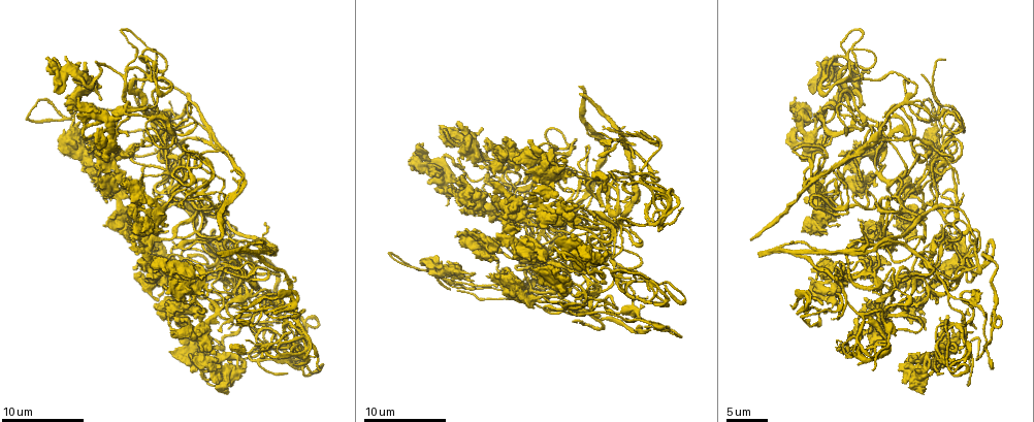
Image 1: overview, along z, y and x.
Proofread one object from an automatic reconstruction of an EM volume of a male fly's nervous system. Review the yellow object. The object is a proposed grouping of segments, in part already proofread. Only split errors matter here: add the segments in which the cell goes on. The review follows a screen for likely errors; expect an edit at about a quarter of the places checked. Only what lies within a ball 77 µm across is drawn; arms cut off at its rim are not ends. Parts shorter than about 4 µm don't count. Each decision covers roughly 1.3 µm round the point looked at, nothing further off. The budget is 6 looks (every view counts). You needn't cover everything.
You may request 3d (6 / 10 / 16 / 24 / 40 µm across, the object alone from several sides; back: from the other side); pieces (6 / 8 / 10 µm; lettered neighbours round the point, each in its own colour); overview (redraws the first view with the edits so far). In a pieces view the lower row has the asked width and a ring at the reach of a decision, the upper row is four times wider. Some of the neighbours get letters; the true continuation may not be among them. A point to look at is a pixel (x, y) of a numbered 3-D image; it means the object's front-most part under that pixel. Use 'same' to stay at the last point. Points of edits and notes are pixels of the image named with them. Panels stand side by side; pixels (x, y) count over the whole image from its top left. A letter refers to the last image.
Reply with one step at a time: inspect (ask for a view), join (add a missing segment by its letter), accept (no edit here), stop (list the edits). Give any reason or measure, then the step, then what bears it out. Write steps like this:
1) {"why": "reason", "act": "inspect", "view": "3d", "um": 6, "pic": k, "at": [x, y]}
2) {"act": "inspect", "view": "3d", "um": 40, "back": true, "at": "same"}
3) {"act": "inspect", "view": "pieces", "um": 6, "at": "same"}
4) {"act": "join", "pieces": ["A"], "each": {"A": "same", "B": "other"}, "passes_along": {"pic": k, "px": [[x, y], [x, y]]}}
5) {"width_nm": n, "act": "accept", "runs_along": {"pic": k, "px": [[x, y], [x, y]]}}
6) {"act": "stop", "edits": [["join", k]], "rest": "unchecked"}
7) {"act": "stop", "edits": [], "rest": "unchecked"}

{"why": "branch stops here", "act": "inspect", "view": "pieces", "um": 6, "pic": 1, "at": [98, 62]}

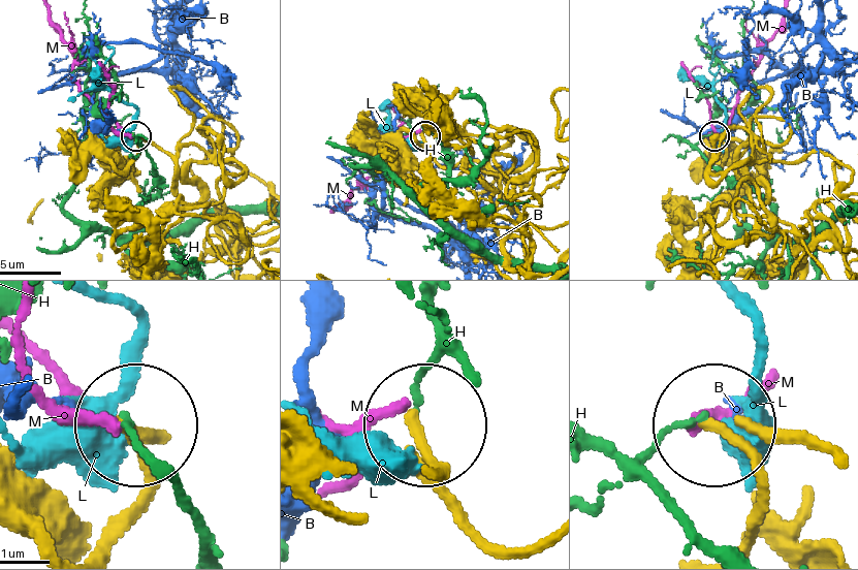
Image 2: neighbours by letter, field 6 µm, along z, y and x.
{"act": "accept", "each": {"B": "other", "H": "other", "L": "other", "M": "other"}, "runs_along": {"pic": 2, "px": [[825, 452], [718, 428]]}, "found": "no lettered segment goes on from it"}

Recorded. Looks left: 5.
{"why": "thin end", "act": "inspect", "view": "3d", "um": 10, "pic": 1, "at": [448, 288]}

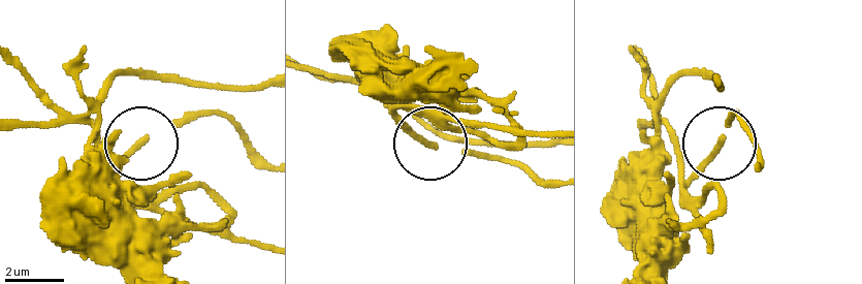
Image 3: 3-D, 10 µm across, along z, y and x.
{"why": "see the neighbours", "act": "inspect", "view": "pieces", "um": 6, "pic": 3, "at": [142, 139]}

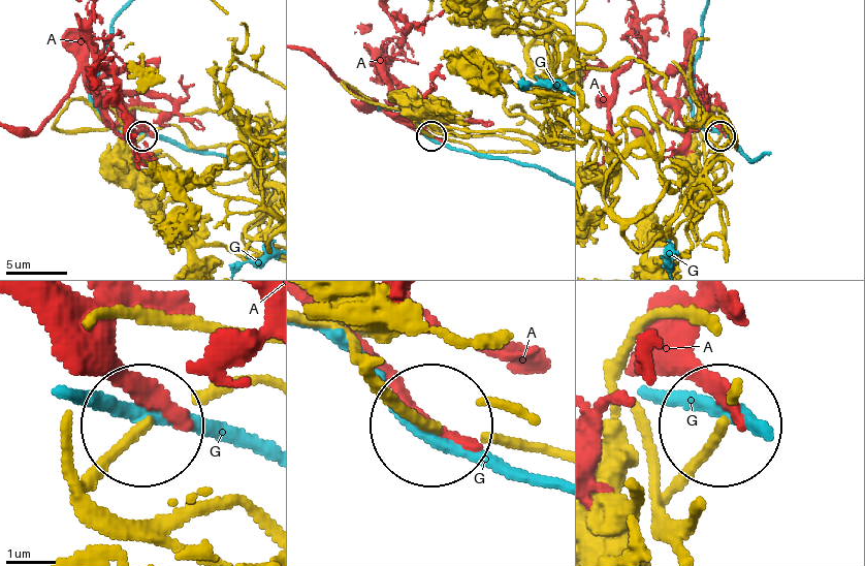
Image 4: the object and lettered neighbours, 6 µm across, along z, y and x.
{"act": "accept", "each": {"A": "other", "G": "other"}, "runs_along": {"pic": 4, "px": [[677, 553], [665, 536], [669, 486], [723, 429]]}, "found": "no lettered segment goes on from it"}

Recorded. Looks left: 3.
{"why": "tapers out", "act": "inspect", "view": "pieces", "um": 10, "pic": 1, "at": [944, 61]}

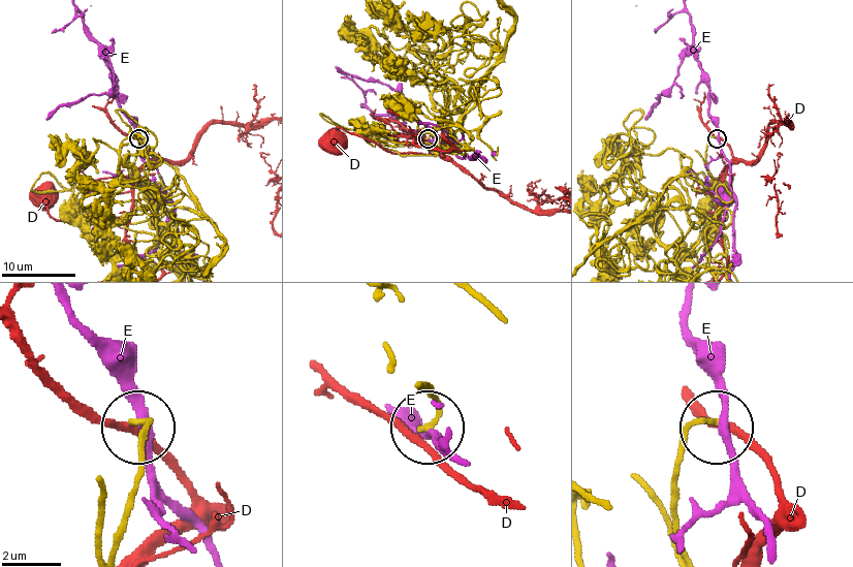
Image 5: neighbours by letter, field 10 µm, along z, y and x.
{"act": "accept", "each": {"D": "other", "E": "other"}, "runs_along": {"pic": 5, "px": [[687, 550], [676, 521], [676, 447], [692, 428], [712, 424]]}, "found": "none of them fits"}

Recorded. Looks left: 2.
{"act": "stop", "edits": [], "rest": "unchecked"}

